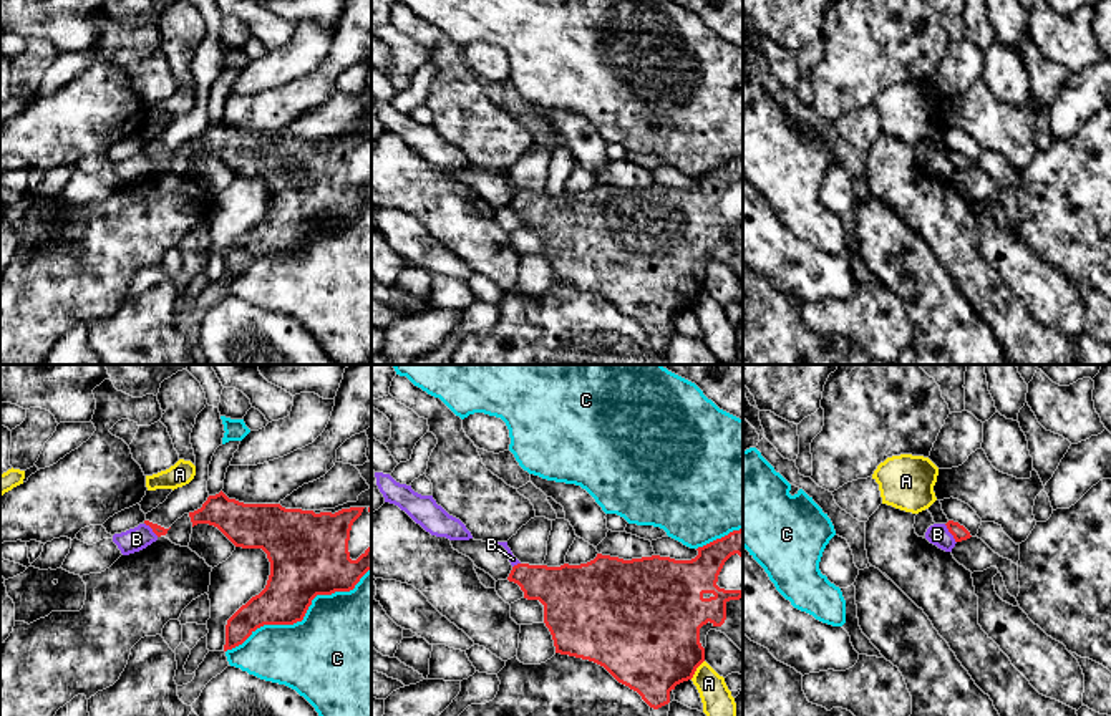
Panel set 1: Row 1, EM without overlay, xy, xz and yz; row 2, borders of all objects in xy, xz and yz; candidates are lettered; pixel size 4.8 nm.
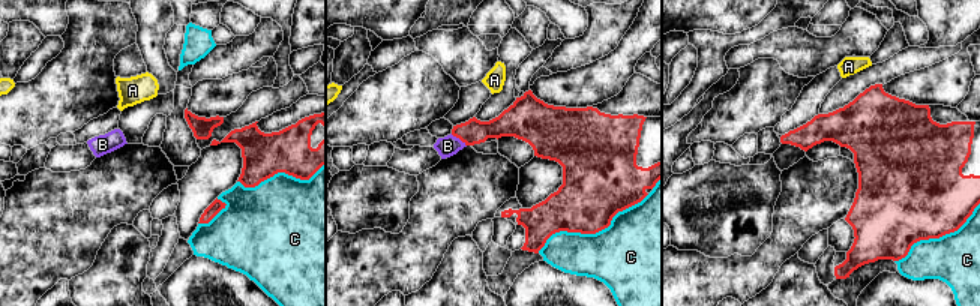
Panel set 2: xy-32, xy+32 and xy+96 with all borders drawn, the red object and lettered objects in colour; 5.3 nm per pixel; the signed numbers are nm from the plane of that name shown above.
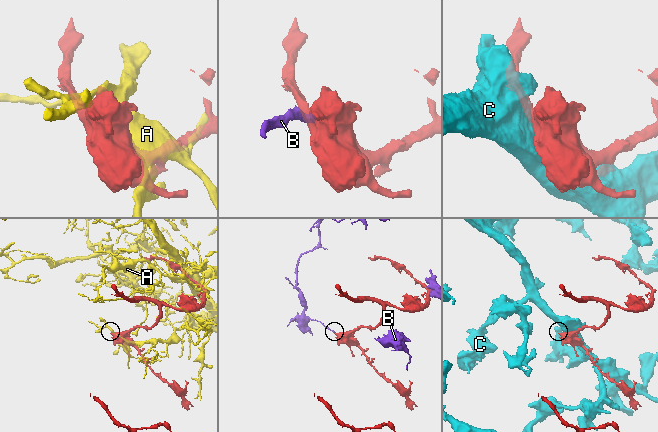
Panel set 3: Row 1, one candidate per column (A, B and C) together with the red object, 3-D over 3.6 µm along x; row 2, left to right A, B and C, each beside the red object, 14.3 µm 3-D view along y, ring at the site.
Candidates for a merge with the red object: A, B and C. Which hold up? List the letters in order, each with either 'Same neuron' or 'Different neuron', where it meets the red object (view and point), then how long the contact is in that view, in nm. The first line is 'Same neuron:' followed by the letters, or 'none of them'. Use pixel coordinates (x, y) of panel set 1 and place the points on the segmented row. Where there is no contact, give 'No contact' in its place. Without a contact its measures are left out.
Same neuron: none of them
A: Different neuron. Touches red at xz (695, 670). Shared border 120 nm
B: Different neuron. Touches red at yz (950, 532). Shared border 110 nm
C: Different neuron. Touches red at xy (302, 619). Shared border 800 nm

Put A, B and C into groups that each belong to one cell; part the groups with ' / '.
A / B / C

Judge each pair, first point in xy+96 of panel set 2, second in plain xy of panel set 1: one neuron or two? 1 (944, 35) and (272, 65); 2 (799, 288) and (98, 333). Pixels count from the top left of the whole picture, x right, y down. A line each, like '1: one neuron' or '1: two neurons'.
1: one neuron
2: one neuron

